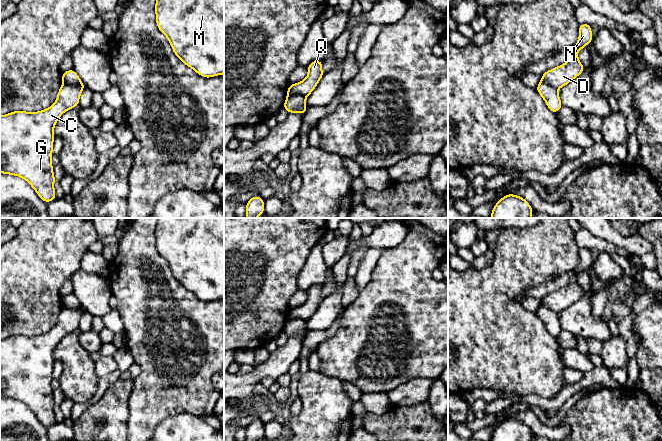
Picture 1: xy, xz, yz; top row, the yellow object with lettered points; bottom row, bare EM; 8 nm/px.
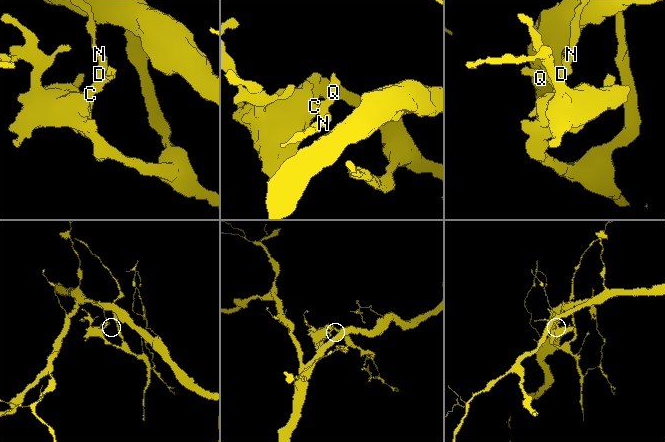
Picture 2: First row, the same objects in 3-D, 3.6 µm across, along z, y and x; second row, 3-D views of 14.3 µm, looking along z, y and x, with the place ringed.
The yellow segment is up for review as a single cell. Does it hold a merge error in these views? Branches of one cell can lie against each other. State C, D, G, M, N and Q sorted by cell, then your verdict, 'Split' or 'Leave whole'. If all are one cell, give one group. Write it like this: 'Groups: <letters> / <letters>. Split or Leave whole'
Groups: C G Q / D M N. Split

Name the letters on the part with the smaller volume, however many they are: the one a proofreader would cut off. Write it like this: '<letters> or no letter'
C, G, Q

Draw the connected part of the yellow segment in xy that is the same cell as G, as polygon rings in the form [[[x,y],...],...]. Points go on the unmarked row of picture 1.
[[[81,305],[76,308],[63,307],[56,325],[49,332],[38,336],[13,335],[0,340],[0,397],[25,403],[46,427],[57,422],[51,387],[54,350],[64,336],[79,329],[79,322],[85,311]]]

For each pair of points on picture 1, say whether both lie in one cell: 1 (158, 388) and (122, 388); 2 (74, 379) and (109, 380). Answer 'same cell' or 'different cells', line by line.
1: different cells
2: different cells

